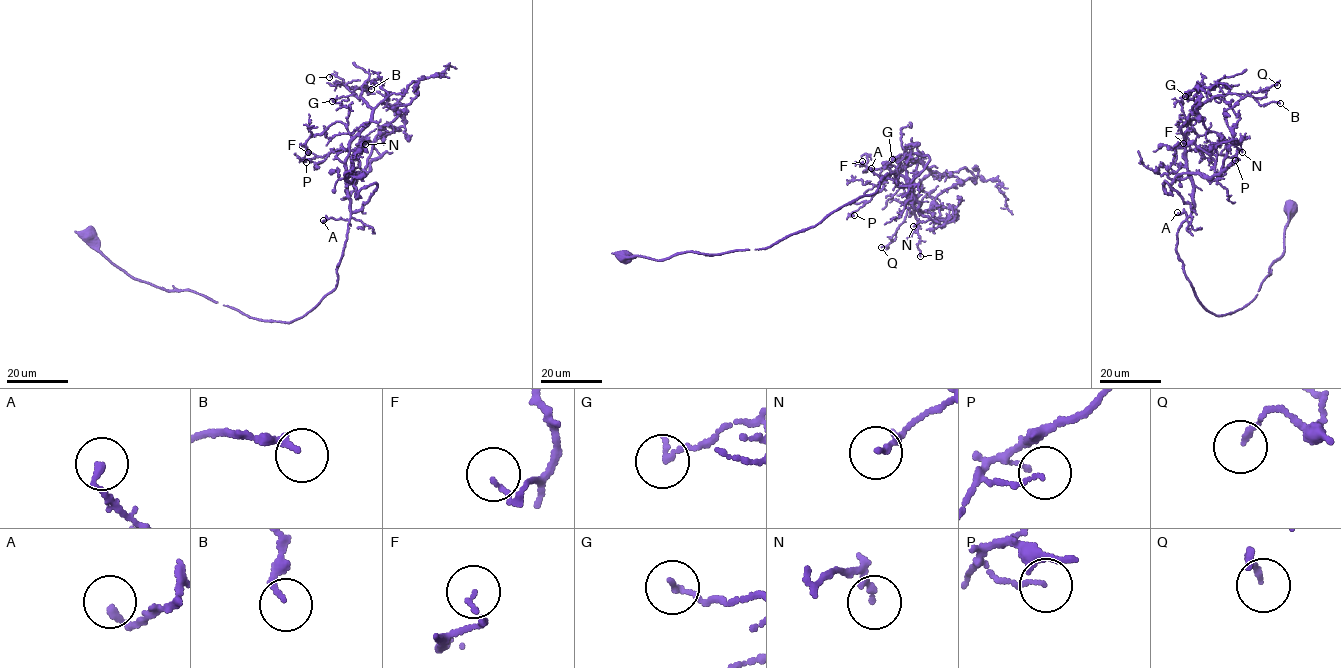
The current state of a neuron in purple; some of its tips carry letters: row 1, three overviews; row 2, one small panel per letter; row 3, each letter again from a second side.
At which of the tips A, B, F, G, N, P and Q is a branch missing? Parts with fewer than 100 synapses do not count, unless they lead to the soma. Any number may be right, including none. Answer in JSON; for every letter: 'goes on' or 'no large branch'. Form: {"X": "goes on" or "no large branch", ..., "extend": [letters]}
{"A": "no large branch", "B": "no large branch", "F": "no large branch", "G": "no large branch", "N": "no large branch", "P": "no large branch", "Q": "no large branch", "extend": []}

